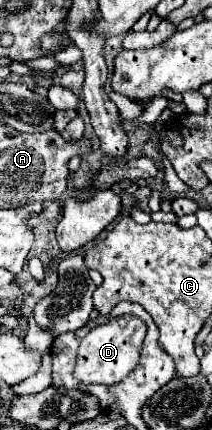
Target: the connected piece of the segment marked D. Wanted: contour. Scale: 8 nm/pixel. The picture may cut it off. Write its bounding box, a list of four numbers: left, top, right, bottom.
[74,315,147,385]

